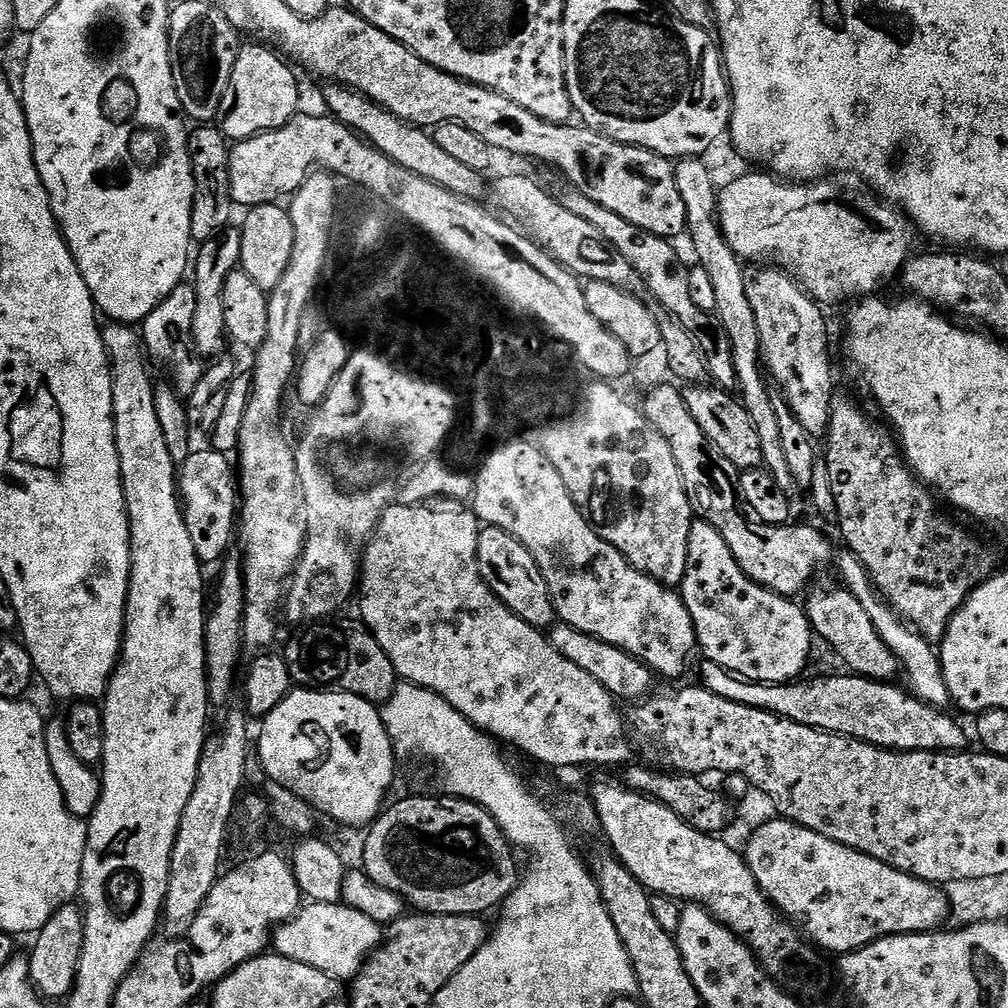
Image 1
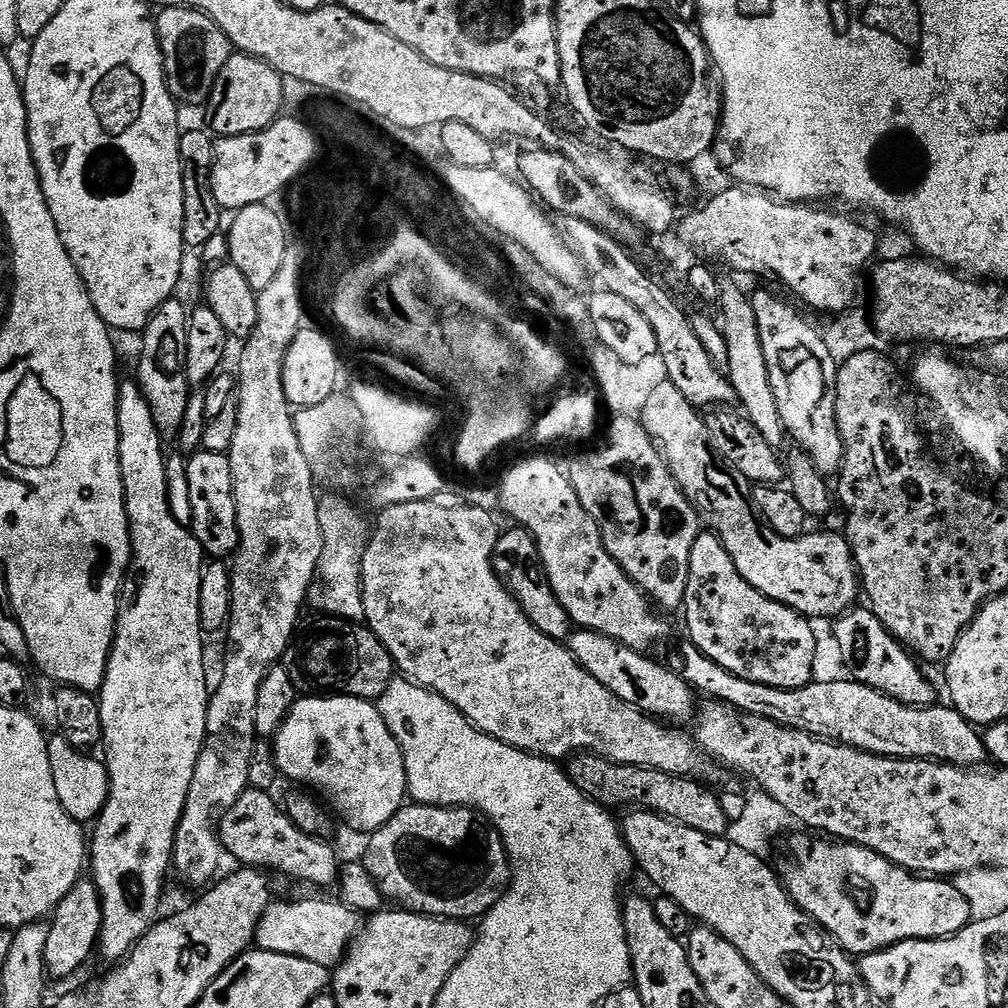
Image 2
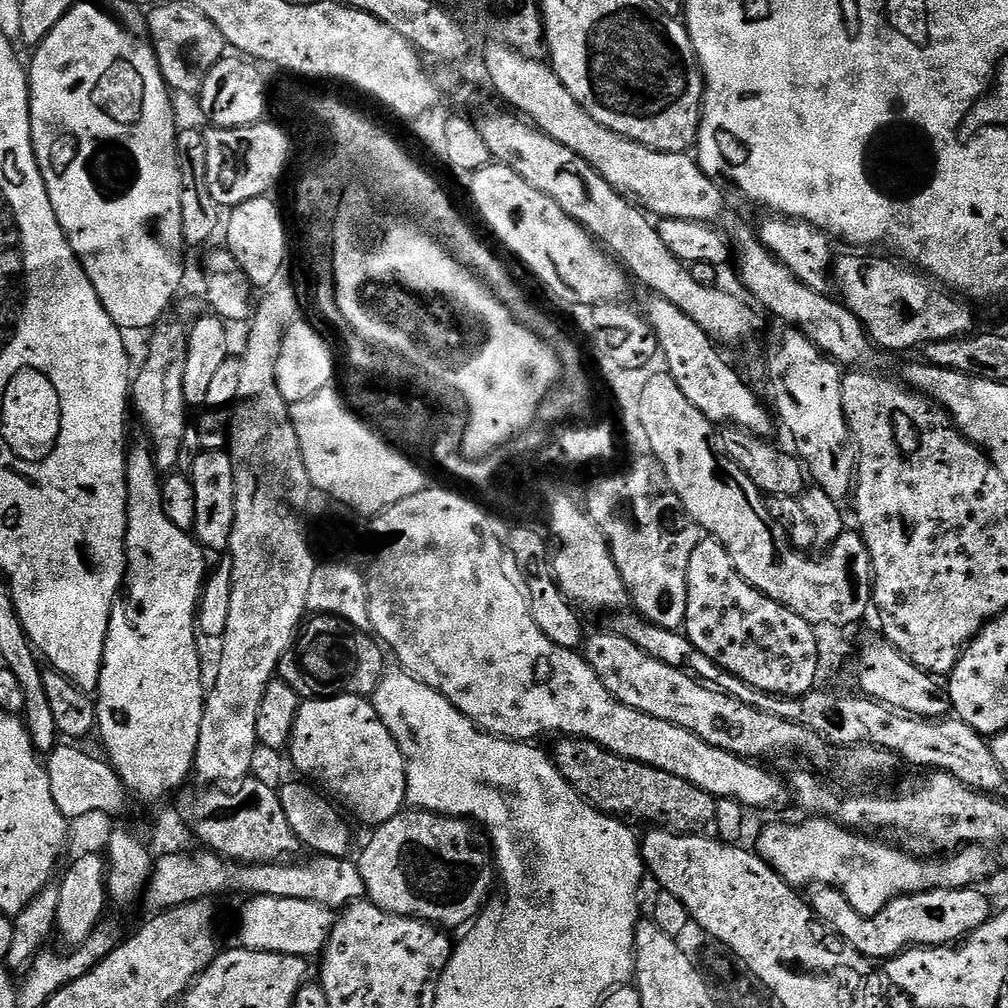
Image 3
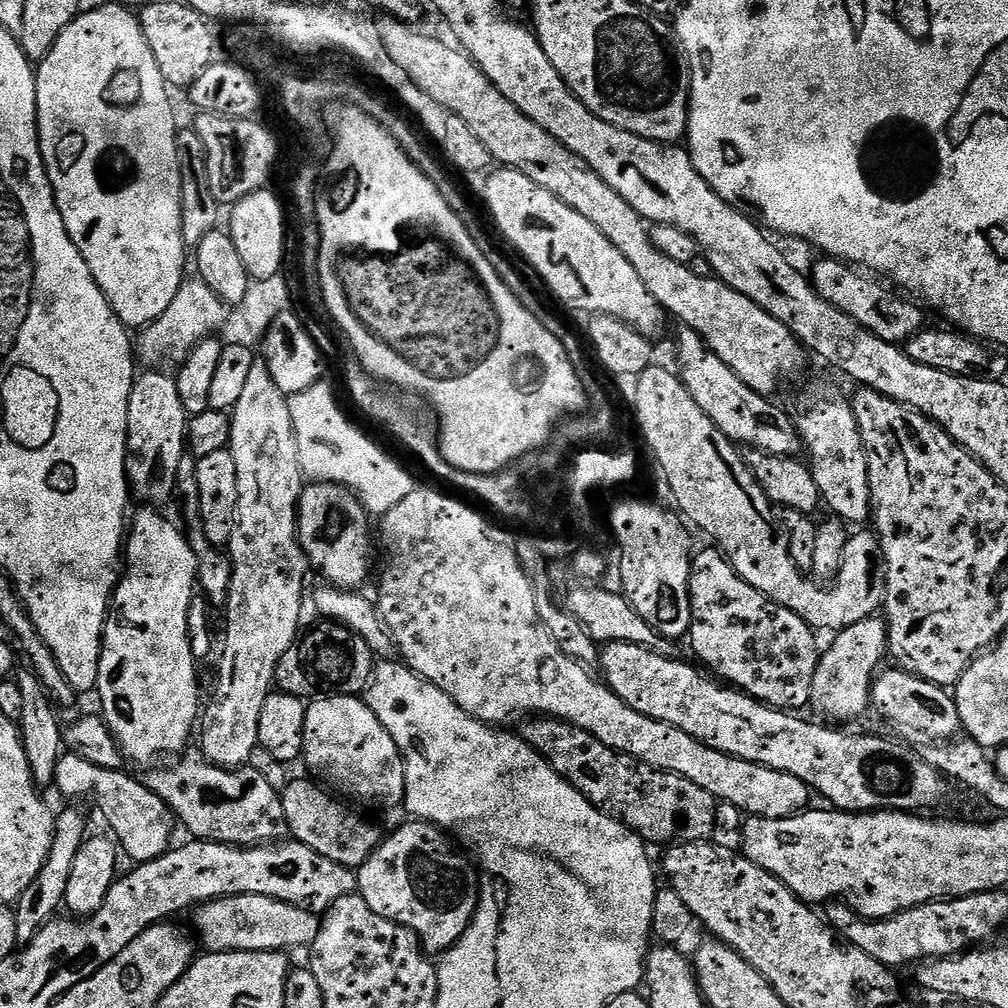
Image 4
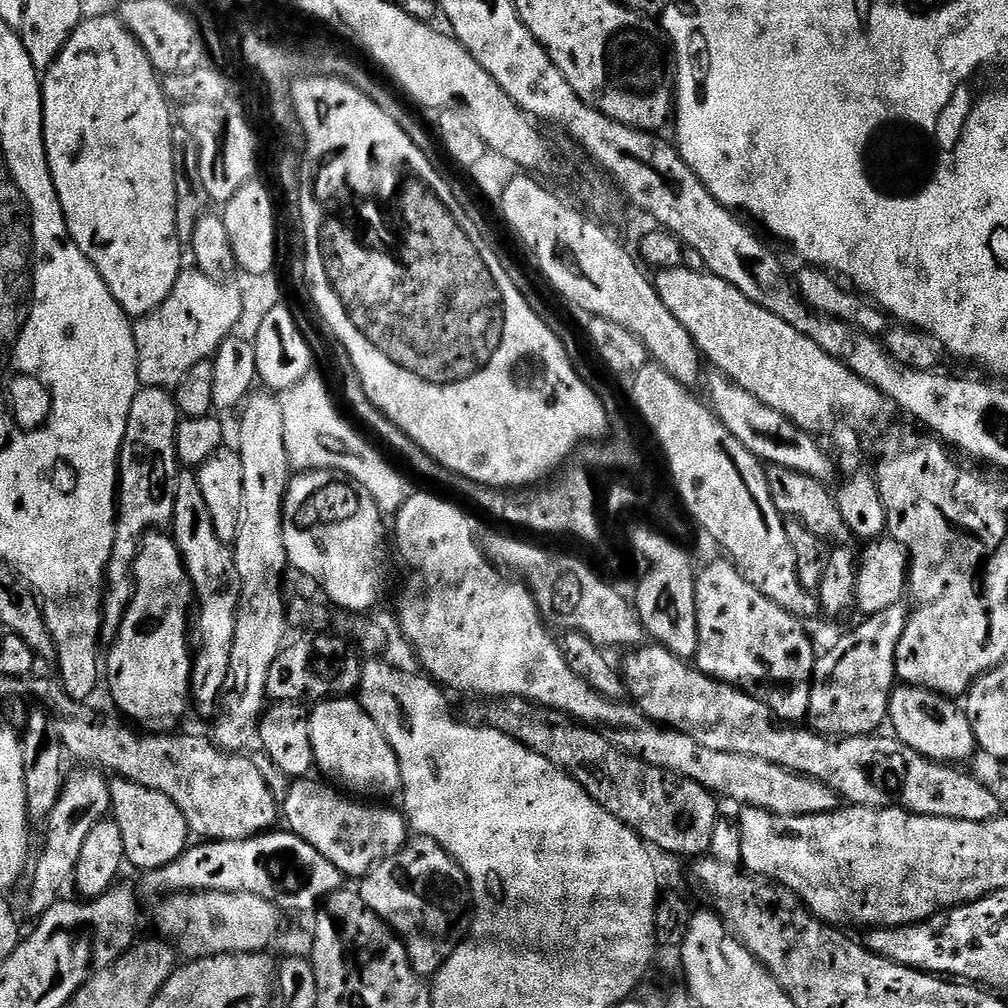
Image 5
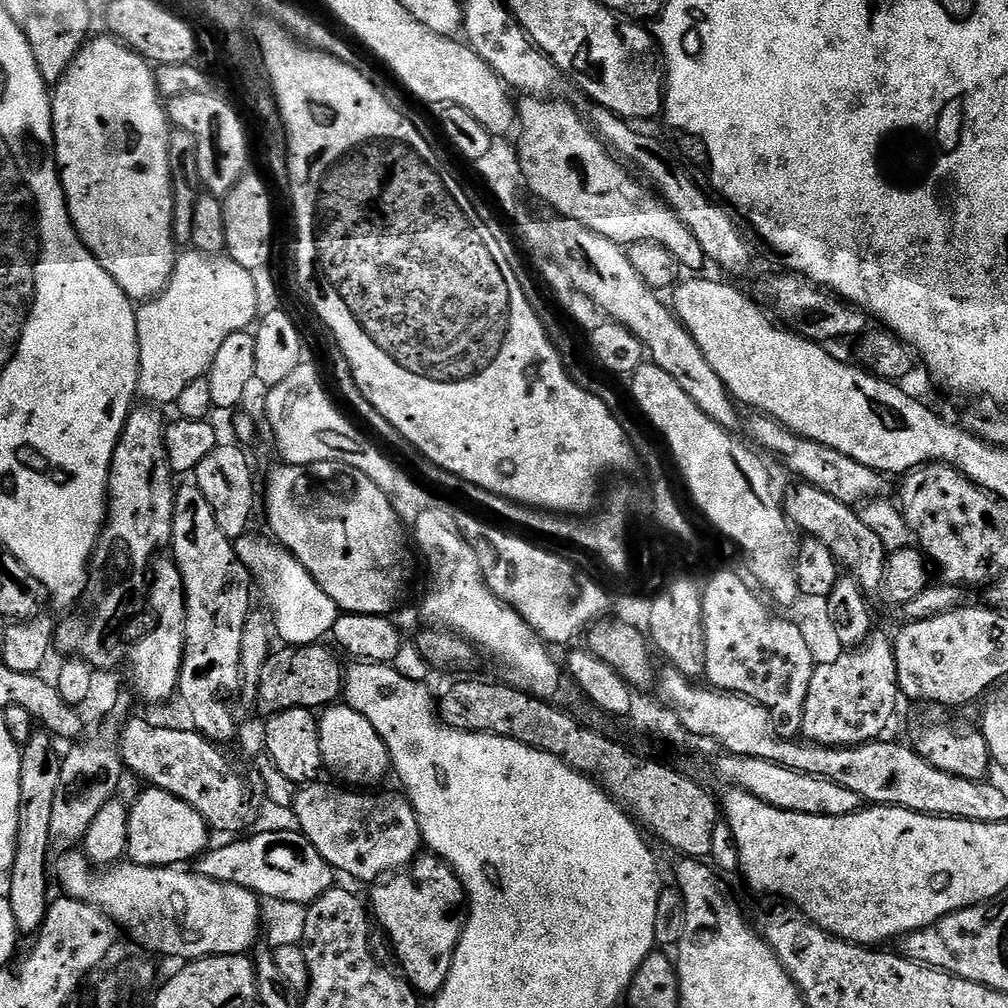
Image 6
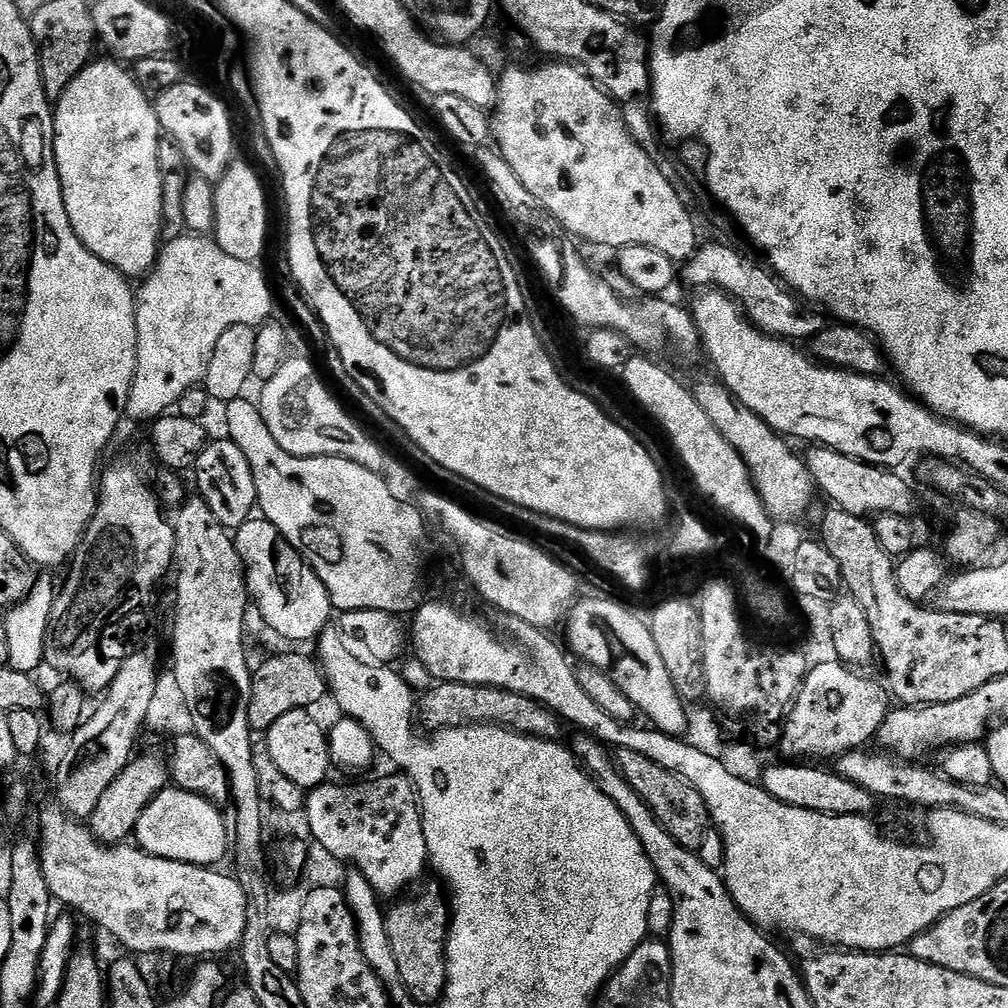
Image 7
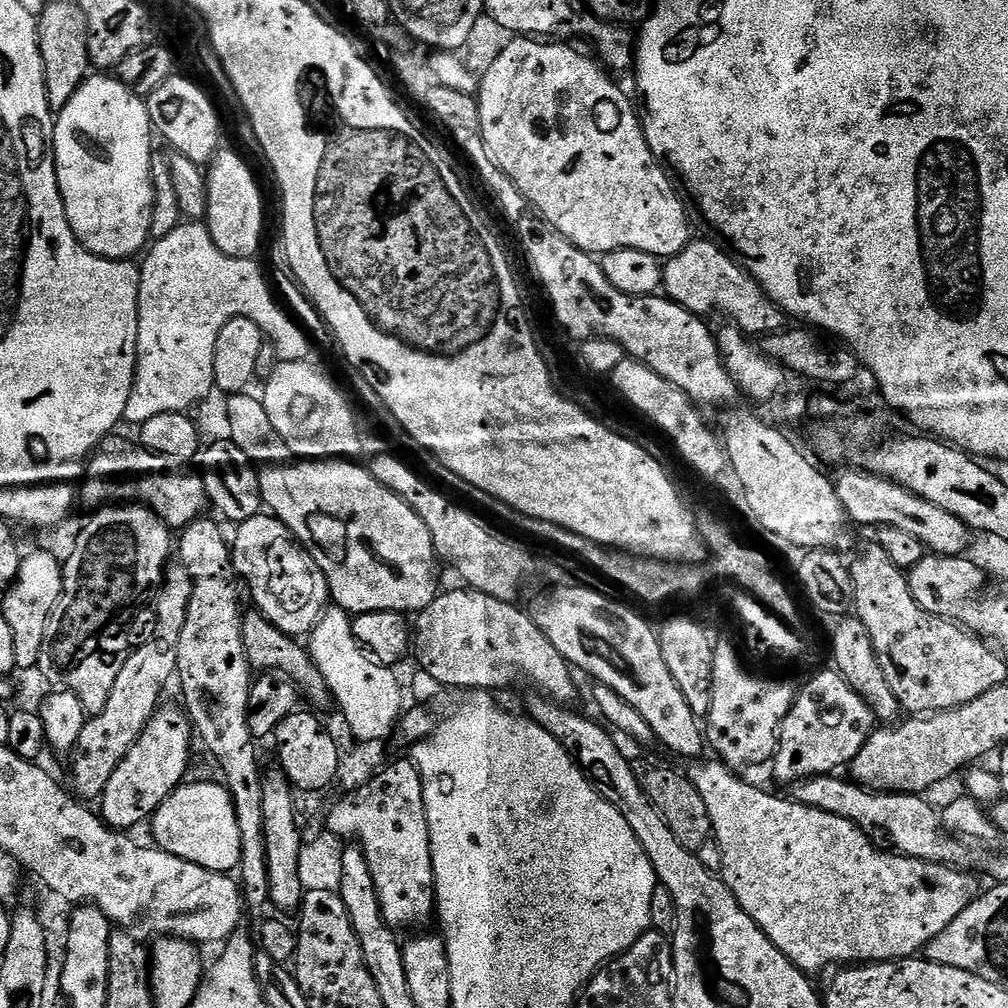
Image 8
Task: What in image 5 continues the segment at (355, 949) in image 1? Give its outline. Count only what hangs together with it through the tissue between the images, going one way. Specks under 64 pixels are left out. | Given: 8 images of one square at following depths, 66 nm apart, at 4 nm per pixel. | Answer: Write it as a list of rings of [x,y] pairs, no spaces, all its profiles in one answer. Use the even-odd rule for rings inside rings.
[[[178,892],[169,895],[156,908],[156,928],[161,937],[184,958],[221,956],[235,952],[263,953],[281,931],[281,913],[276,905],[245,892]]]

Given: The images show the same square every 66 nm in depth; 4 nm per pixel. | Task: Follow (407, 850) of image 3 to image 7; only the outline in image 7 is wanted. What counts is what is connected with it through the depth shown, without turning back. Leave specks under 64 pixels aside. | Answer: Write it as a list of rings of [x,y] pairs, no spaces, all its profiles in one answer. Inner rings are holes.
[[[428,884],[421,892],[408,894],[413,896],[405,895],[397,899],[393,903],[397,904],[386,912],[386,934],[390,934],[390,947],[394,949],[394,958],[398,962],[400,983],[406,986],[420,1006],[435,1005],[444,995],[444,988],[448,984],[450,904],[441,885],[436,884]]]

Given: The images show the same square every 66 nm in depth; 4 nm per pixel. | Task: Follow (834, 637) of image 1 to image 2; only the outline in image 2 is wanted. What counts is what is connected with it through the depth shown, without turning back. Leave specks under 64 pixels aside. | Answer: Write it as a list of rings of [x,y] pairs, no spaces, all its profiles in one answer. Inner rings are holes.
[[[853,607],[835,621],[835,628],[843,657],[852,671],[852,679],[903,704],[927,706],[937,703],[936,688],[924,677],[925,669],[918,663],[917,657],[888,633],[871,608]]]

